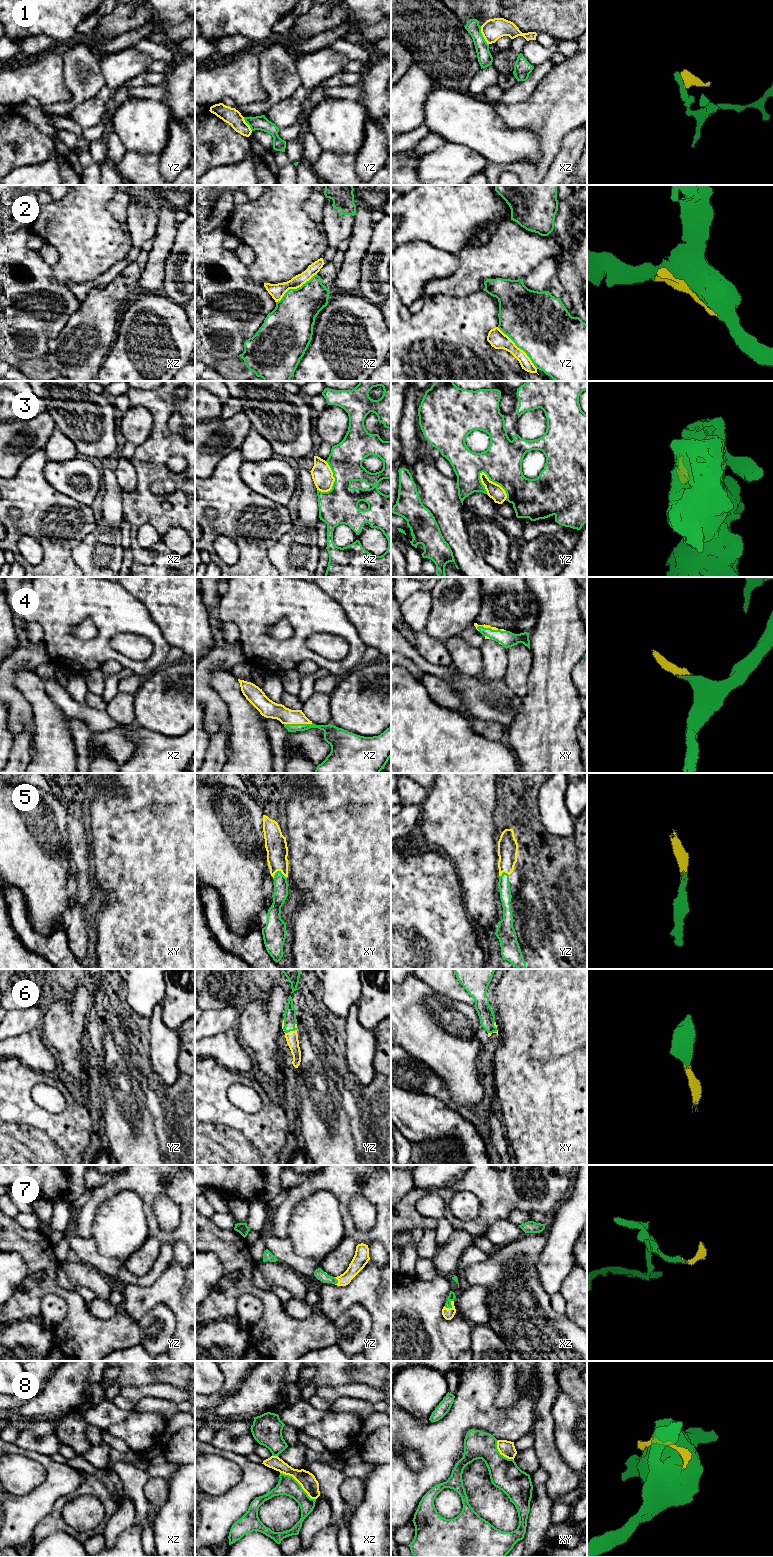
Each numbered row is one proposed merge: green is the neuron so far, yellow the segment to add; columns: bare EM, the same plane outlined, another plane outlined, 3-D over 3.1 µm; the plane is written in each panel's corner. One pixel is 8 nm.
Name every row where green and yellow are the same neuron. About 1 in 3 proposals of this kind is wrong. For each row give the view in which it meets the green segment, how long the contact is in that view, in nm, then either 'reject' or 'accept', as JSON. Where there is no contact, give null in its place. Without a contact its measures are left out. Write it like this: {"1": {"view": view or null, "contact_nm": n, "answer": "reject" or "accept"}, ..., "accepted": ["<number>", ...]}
{"1": {"view": "xz", "contact_nm": 160, "answer": "reject"}, "2": {"view": "yz", "contact_nm": 460, "answer": "reject"}, "3": {"view": "yz", "contact_nm": 300, "answer": "reject"}, "4": {"view": "xy", "contact_nm": 240, "answer": "accept"}, "5": {"view": "xy", "contact_nm": 110, "answer": "accept"}, "6": {"view": "yz", "contact_nm": 140, "answer": "accept"}, "7": {"view": "xz", "contact_nm": 90, "answer": "accept"}, "8": {"view": "xz", "contact_nm": 360, "answer": "reject"}, "accepted": ["4", "5", "6", "7"]}

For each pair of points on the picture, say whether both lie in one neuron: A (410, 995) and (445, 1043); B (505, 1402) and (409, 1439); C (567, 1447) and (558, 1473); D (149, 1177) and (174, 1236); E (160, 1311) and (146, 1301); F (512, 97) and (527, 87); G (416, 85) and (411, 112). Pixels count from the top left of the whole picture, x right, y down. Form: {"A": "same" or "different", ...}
{"A": "same", "B": "different", "C": "different", "D": "same", "E": "different", "F": "same", "G": "same"}

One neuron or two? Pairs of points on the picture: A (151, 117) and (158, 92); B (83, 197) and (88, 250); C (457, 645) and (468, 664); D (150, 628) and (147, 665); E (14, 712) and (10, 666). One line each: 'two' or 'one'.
A: two
B: one
C: one
D: one
E: one

